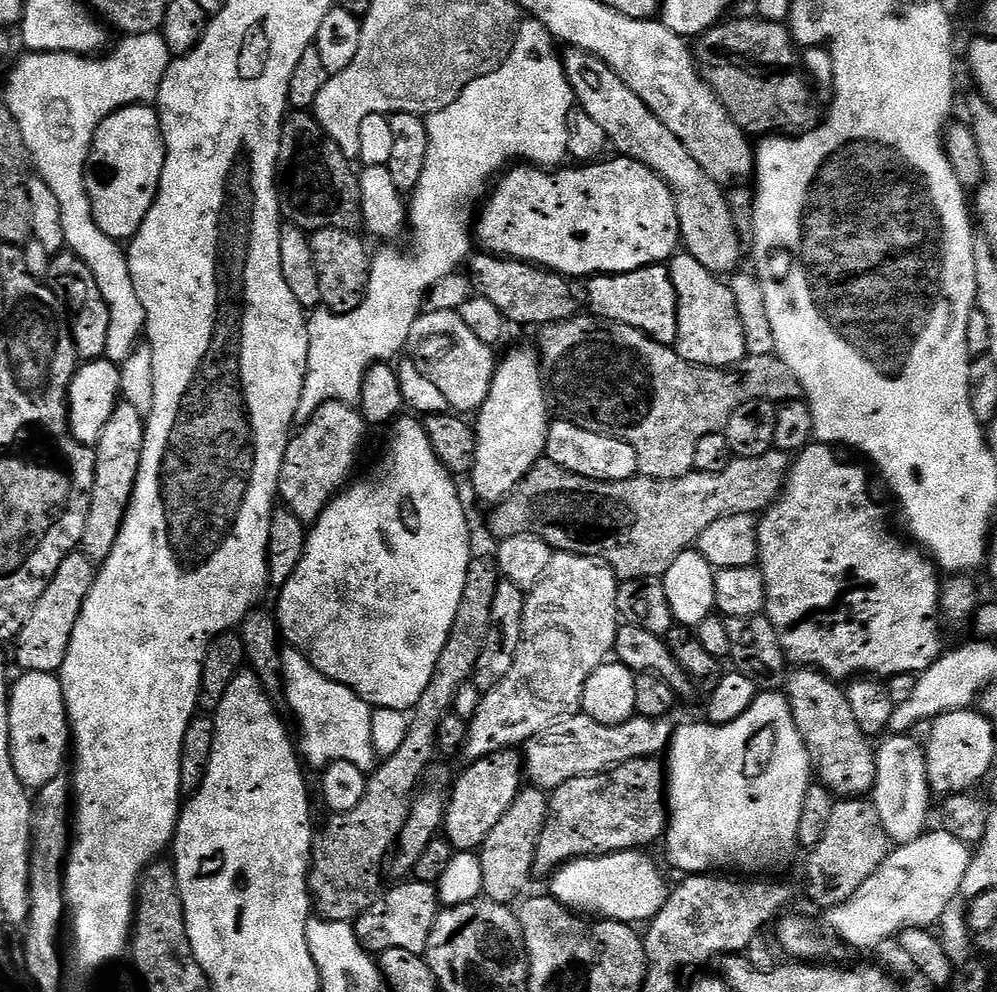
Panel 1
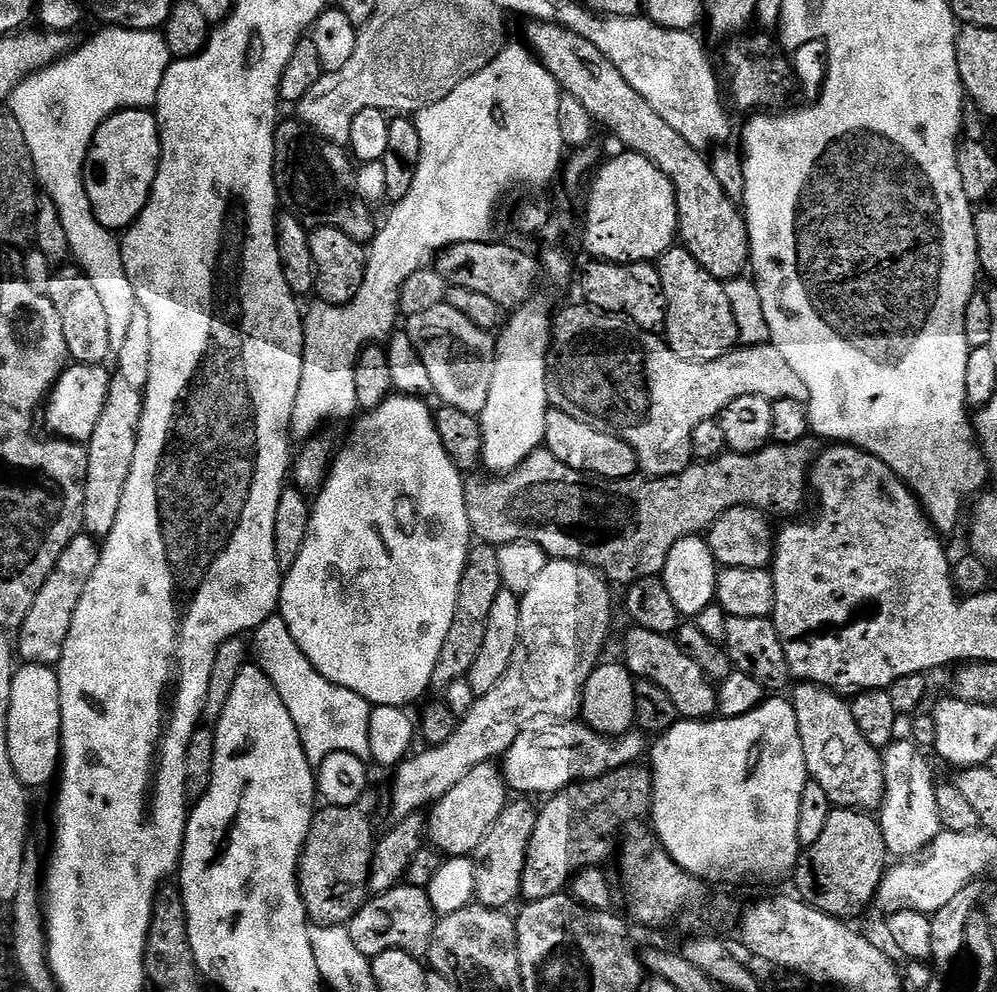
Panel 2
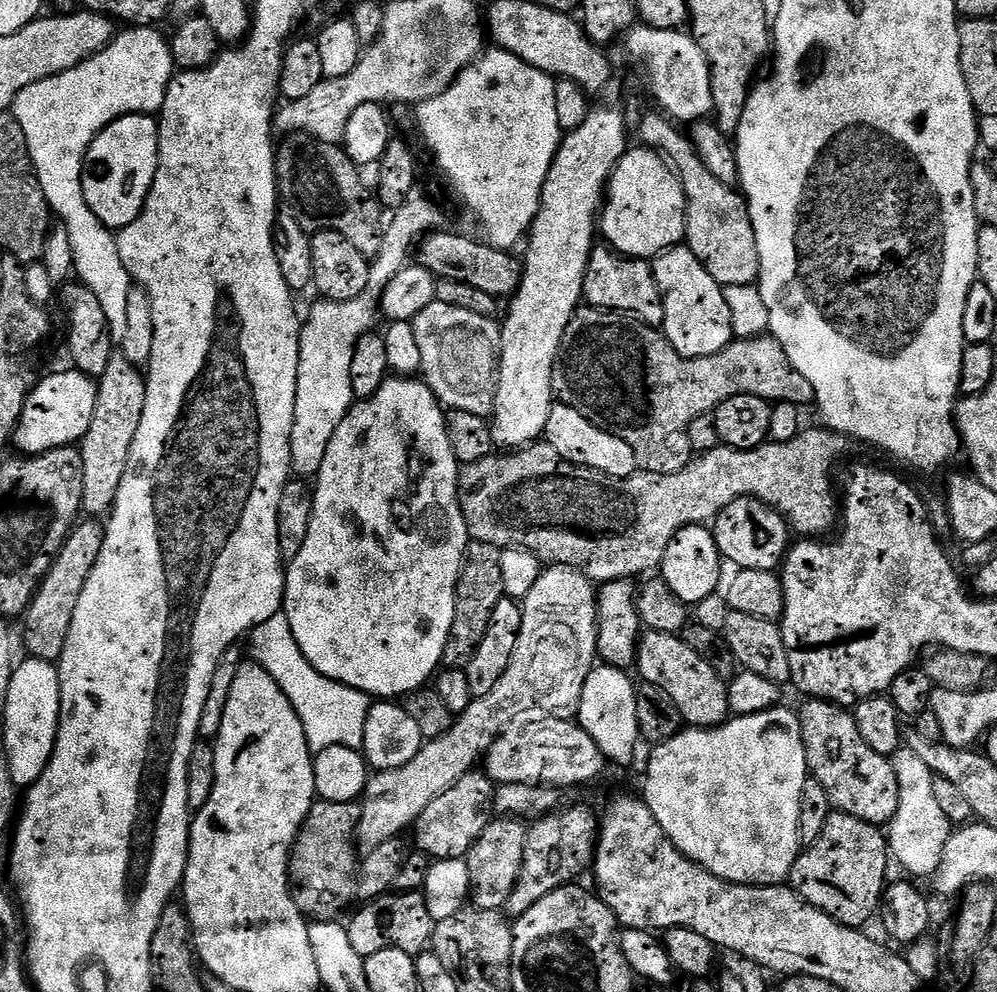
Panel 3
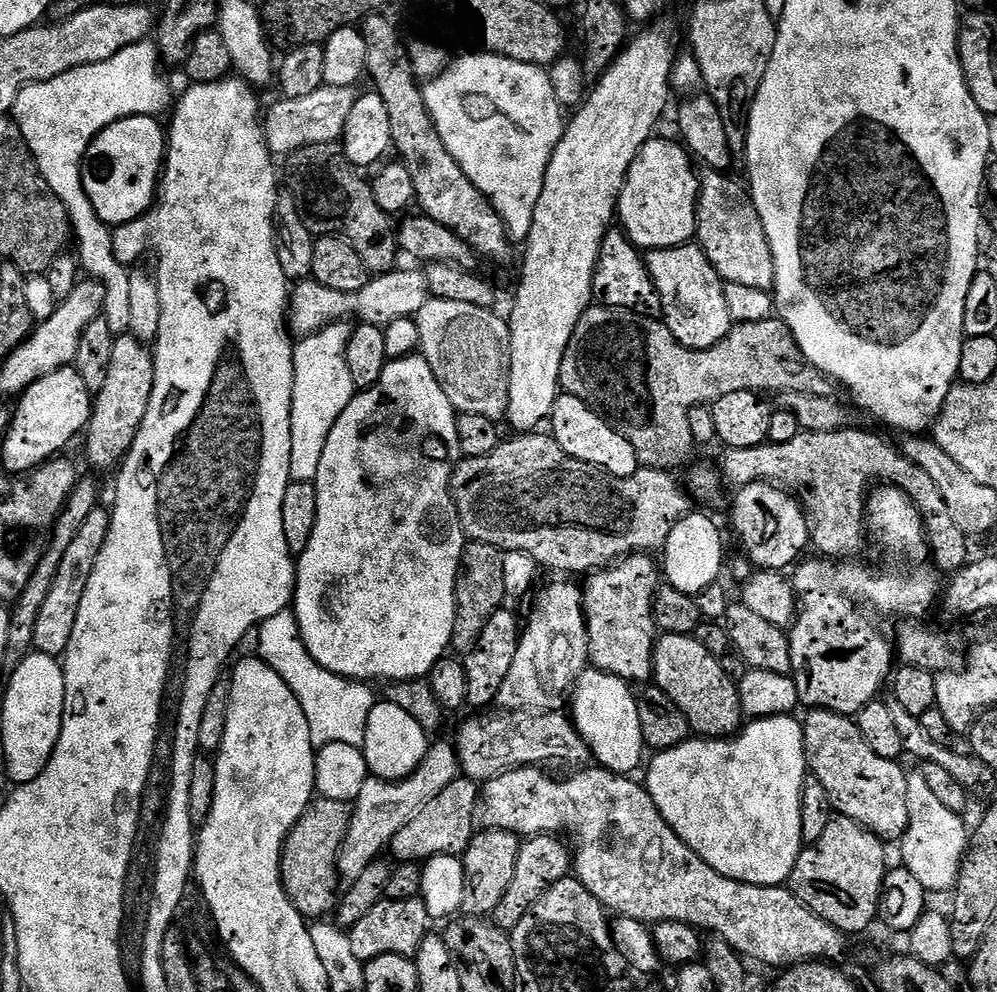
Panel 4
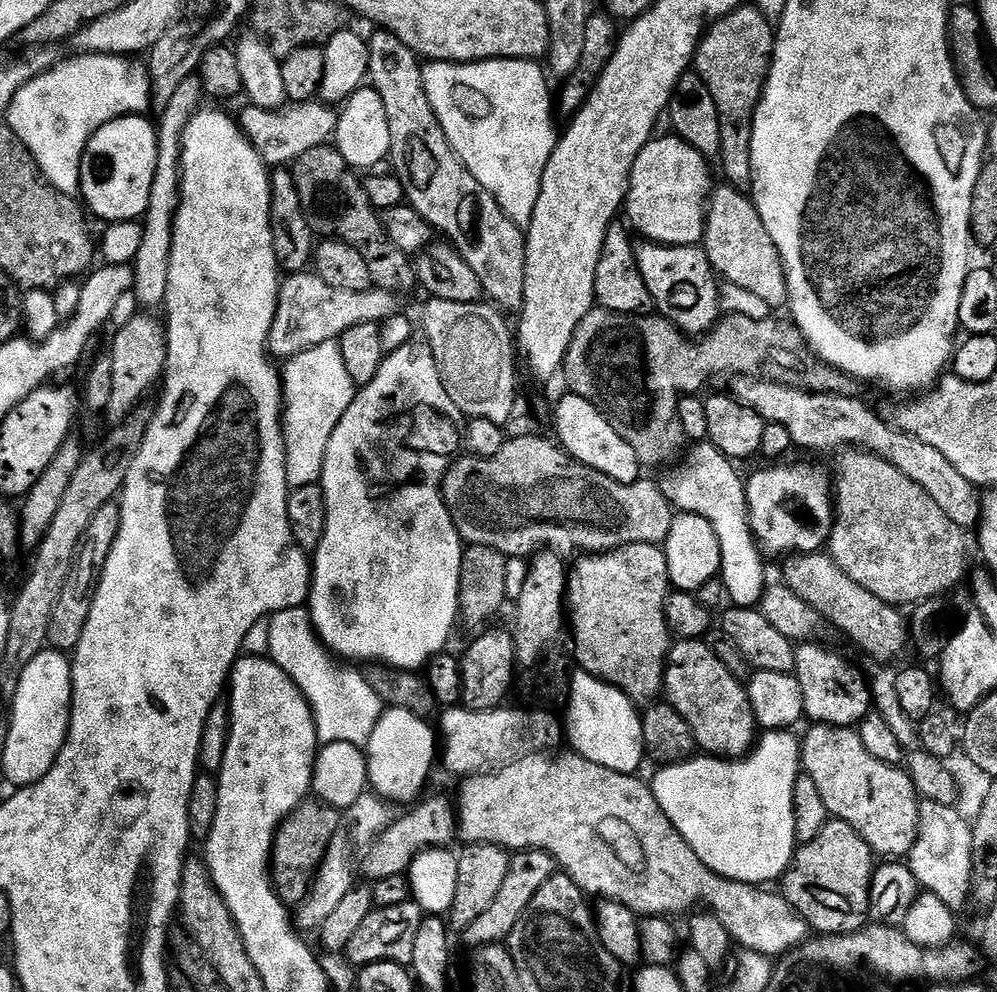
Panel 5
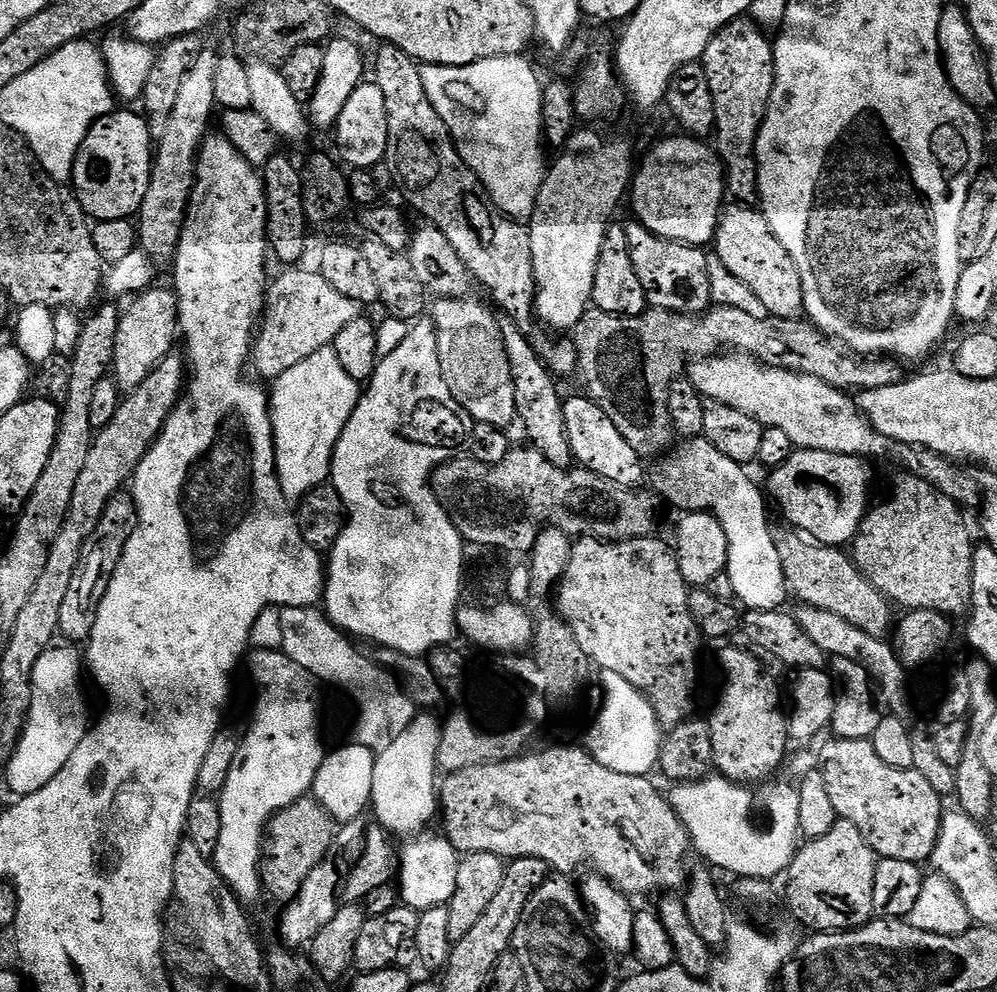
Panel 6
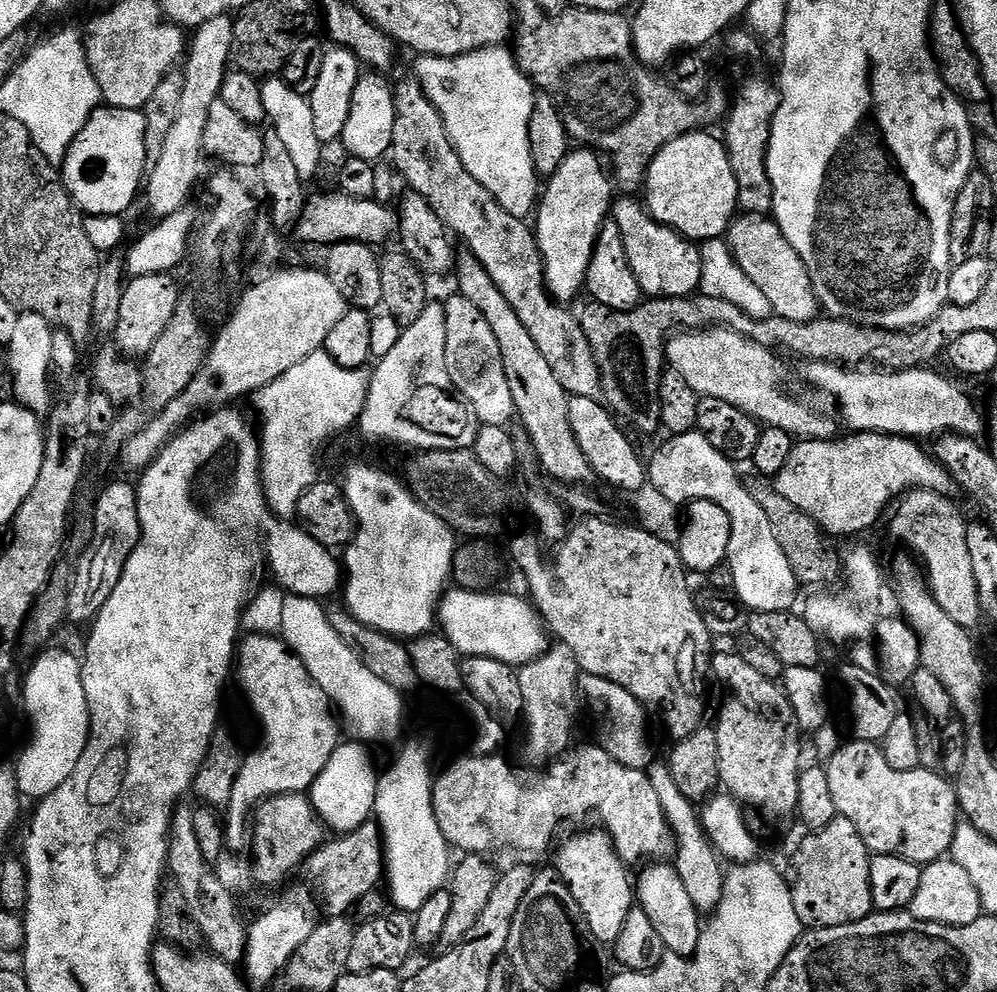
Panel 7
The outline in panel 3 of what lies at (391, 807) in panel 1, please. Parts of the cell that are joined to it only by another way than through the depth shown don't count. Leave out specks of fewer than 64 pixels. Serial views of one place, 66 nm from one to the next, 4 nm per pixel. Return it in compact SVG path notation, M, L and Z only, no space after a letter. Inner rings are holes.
M473 539L468 541L456 587L454 626L450 626L450 638L446 638L446 650L442 661L444 668L467 669L470 658L474 658L474 650L478 650L478 646L482 646L482 638L486 638L490 614L494 614L494 606L498 606L498 602L505 599L500 554L501 549L490 546L490 542L478 542ZM317 799L310 814L306 814L288 856L288 886L298 910L309 921L339 921L340 915L353 907L358 867L356 831L361 818L362 810L354 800L330 802Z

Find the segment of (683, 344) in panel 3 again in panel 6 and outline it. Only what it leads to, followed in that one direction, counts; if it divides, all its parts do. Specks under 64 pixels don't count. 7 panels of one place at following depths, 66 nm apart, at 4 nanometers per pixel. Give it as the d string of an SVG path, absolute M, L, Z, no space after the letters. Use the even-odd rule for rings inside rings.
M639 222L631 223L624 224L626 242L630 245L630 262L634 262L634 271L638 274L638 282L642 282L642 290L646 290L649 305L685 314L707 312L712 304L709 253L704 253L707 251L700 246L679 244L677 240L656 236Z

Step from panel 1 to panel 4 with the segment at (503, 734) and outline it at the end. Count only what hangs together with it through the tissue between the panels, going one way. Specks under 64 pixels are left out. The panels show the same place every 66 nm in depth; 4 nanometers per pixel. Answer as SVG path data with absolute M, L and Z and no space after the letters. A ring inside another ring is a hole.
M552 584L540 596L536 609L523 629L520 645L510 665L510 674L502 682L495 698L504 712L558 712L565 706L564 695L571 693L582 673L589 667L588 662L588 623L584 620L584 594L572 584ZM433 743L422 762L404 780L378 780L370 778L362 782L362 790L358 790L358 798L354 801L350 826L346 830L346 838L340 847L340 856L336 860L336 871L345 885L353 884L366 871L366 866L381 859L380 851L391 845L394 834L406 826L433 798L438 798L450 782L461 775L460 760L456 756L455 747L451 743Z

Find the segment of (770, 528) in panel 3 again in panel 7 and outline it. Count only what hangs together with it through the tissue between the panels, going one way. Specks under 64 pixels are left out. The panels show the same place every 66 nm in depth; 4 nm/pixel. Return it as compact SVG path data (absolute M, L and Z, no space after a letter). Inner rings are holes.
M853 431L848 435L852 436L793 443L786 466L774 477L778 494L794 502L829 537L856 536L874 527L893 501L913 488L934 490L953 498L961 495L958 482L929 449L927 452L920 445L923 443L906 436L887 436L884 432Z

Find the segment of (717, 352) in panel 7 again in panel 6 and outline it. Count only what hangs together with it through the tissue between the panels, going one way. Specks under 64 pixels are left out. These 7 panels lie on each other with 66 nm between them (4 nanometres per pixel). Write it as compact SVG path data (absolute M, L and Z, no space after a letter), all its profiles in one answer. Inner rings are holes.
M729 351L727 354L702 356L687 365L686 375L703 394L705 400L726 402L742 414L750 414L765 428L780 428L790 438L793 449L830 450L832 454L851 456L893 456L905 464L911 475L930 482L946 498L950 498L961 509L969 510L981 503L980 488L975 479L963 472L959 463L949 457L939 456L928 448L917 448L910 444L897 444L883 436L860 413L857 401L847 392L822 382L822 378L803 376L785 368L775 368L755 360L745 352Z

